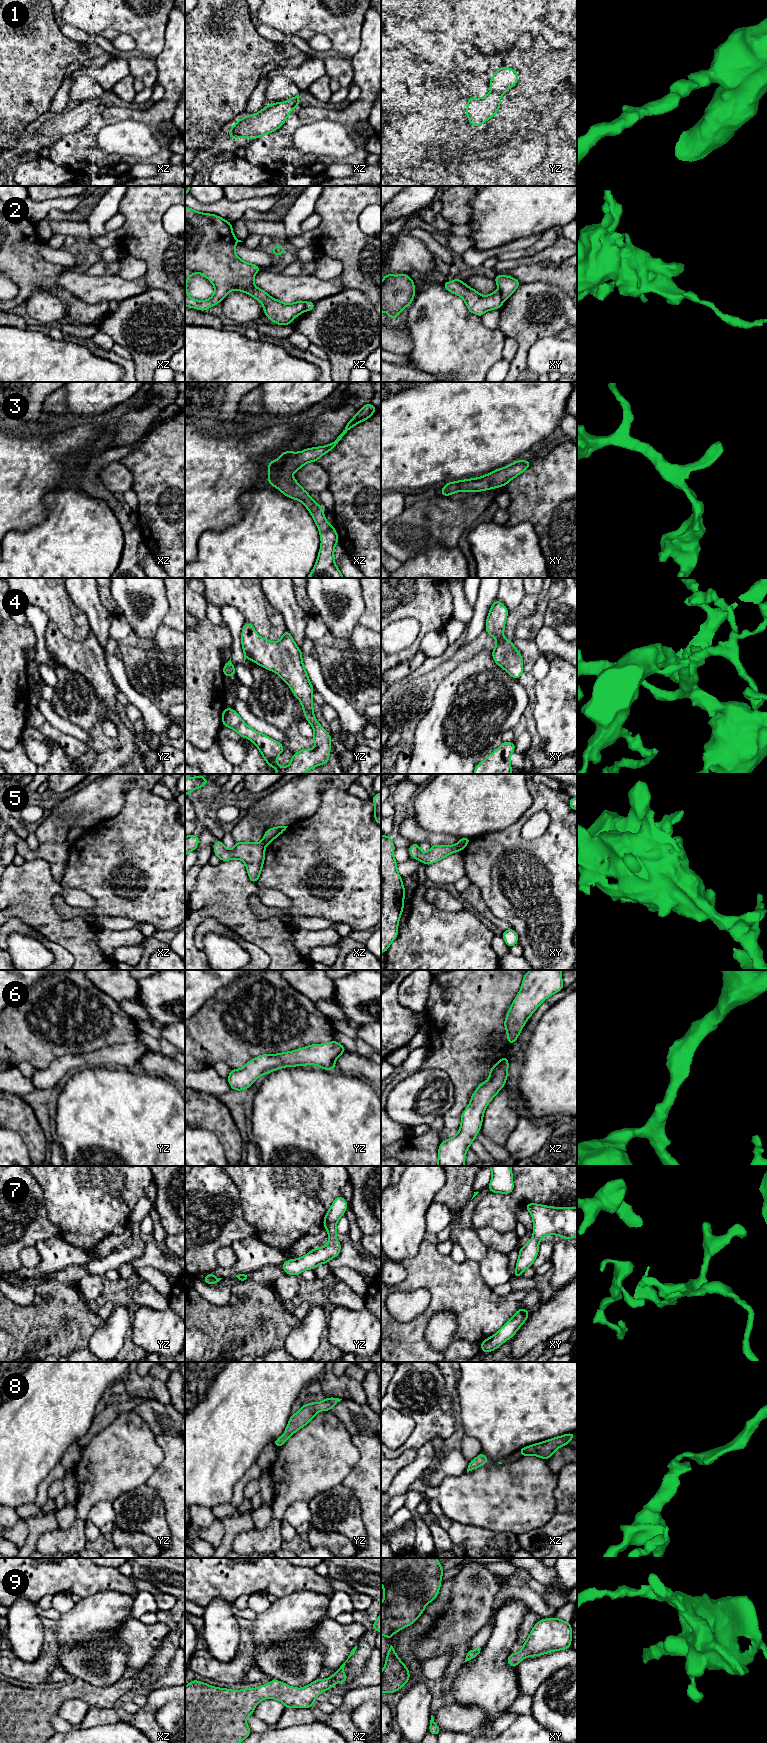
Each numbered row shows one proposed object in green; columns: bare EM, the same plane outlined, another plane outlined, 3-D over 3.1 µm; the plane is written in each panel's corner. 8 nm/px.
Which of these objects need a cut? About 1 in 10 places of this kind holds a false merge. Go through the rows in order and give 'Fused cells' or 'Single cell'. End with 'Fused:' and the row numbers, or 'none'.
1: Single cell
2: Fused cells
3: Single cell
4: Single cell
5: Fused cells
6: Single cell
7: Single cell
8: Single cell
9: Single cell
Fused: 2, 5

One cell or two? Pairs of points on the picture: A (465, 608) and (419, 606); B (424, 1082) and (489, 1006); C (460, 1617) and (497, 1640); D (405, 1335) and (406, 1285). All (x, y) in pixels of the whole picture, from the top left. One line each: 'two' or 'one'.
A: two
B: two
C: two
D: one

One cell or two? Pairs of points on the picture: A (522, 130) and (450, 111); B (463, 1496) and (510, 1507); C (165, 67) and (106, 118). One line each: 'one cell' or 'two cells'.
A: one cell
B: one cell
C: one cell

